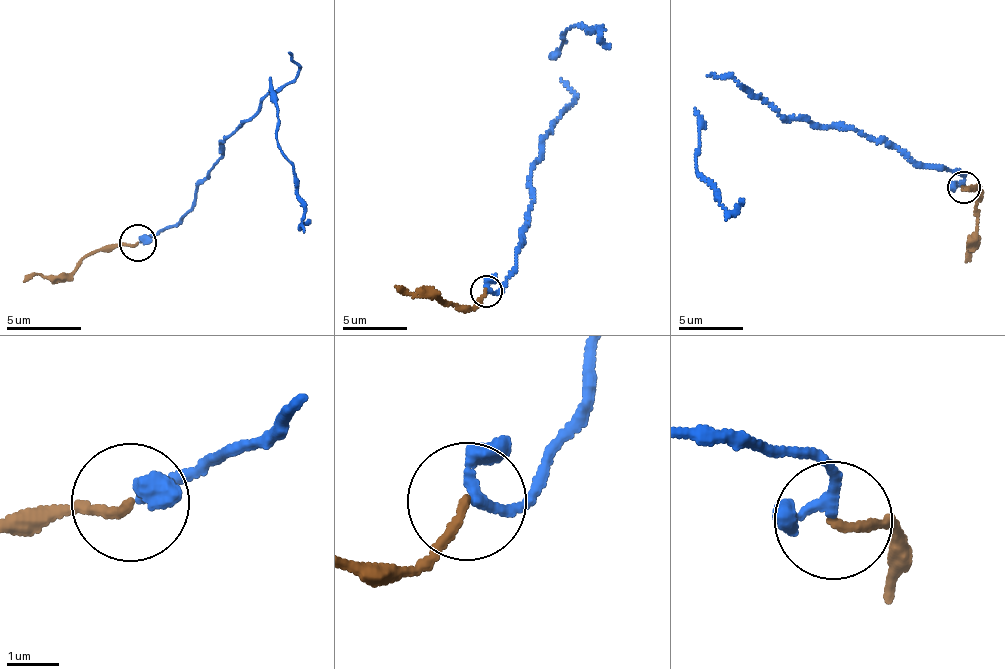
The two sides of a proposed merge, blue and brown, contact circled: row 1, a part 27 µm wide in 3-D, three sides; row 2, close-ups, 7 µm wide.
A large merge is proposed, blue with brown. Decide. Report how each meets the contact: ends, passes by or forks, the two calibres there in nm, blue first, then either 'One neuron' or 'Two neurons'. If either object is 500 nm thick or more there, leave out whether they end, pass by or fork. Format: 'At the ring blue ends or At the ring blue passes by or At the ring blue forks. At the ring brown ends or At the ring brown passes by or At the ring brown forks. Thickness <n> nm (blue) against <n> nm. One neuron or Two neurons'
At the ring blue passes by. At the ring brown ends. Thickness 170 nm (blue) against 160 nm. One neuron

